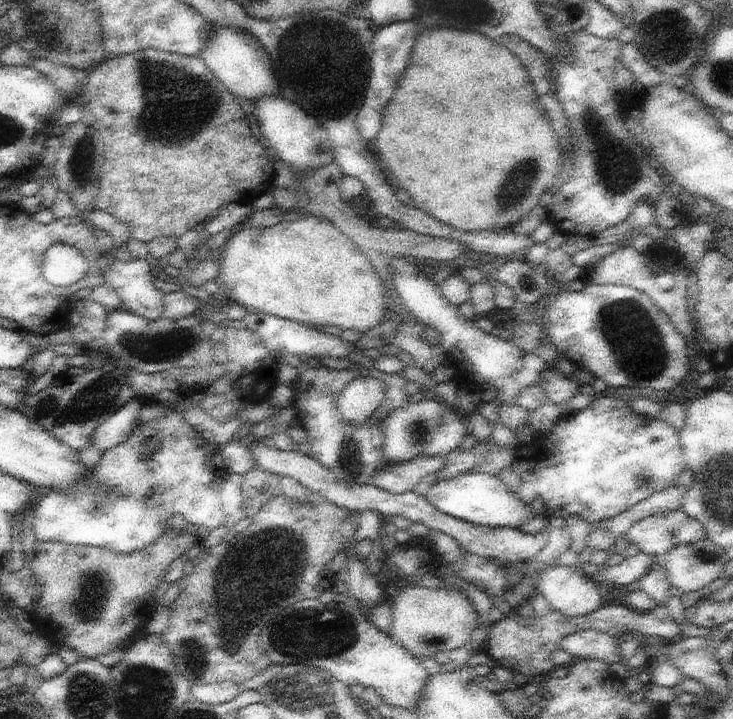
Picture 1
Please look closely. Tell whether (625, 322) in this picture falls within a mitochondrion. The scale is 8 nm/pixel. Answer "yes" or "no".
yes

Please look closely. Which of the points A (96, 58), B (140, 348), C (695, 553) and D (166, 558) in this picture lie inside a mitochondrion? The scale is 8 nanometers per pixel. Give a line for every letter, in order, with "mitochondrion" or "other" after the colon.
A: other
B: mitochondrion
C: mitochondrion
D: other

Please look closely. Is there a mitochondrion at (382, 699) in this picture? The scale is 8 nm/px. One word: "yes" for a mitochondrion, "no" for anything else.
no

